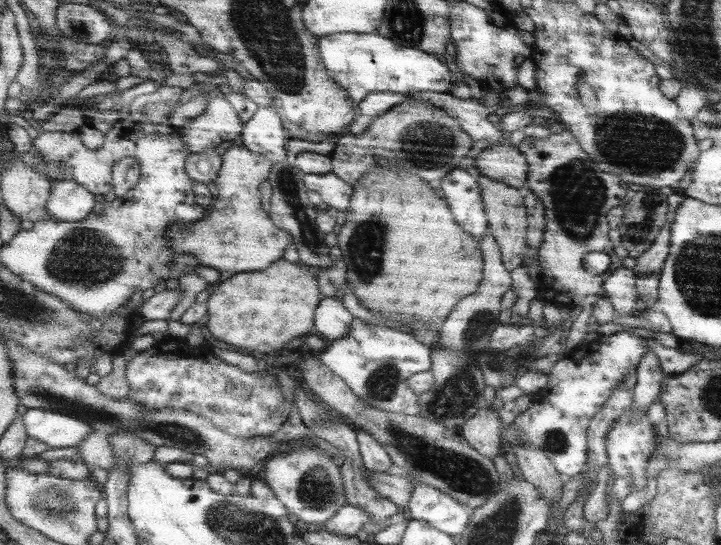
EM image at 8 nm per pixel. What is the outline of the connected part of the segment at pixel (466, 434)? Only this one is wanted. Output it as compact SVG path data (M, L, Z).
M487 409L467 418L459 434L477 454L491 459L500 452L500 432L496 410Z

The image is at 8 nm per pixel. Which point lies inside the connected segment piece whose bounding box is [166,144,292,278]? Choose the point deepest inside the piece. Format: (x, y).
(236, 235)

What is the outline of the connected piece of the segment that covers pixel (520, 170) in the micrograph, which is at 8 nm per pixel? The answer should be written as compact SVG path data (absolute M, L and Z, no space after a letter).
M501 142L483 149L474 159L479 175L518 189L527 181L524 156L512 145Z

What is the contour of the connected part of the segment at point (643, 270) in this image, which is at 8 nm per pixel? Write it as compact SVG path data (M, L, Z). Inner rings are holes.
M667 216L666 223L660 228L649 248L634 258L635 265L632 271L635 278L639 278L648 272L658 273L660 271L664 260L668 257L670 222L671 216Z

